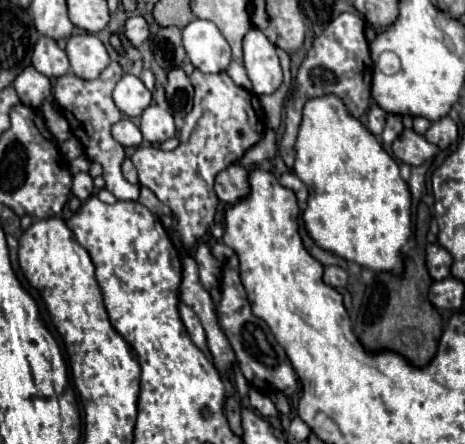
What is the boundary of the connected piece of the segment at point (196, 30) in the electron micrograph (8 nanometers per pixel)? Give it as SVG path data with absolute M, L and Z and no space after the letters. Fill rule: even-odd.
M195 18L189 26L185 26L183 46L191 64L205 74L225 72L229 68L231 48L219 28L209 20Z

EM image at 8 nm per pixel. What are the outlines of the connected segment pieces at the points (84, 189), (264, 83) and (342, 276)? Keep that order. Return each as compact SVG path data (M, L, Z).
M79 172L73 176L73 194L81 202L85 202L93 194L93 178L89 176L89 172Z
M251 28L243 38L243 60L255 94L273 94L281 86L283 72L275 46L257 28Z
M327 266L325 274L323 274L323 282L333 286L333 288L341 288L347 284L347 272L343 268L337 268L337 266Z

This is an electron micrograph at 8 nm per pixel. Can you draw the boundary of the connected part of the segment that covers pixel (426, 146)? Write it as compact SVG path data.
M403 130L403 134L393 142L393 156L409 166L421 166L425 160L433 158L439 148L429 144L423 136L413 130Z

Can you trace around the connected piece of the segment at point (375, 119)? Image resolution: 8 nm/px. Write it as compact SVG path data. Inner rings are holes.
M373 106L373 108L369 110L369 122L367 122L367 128L369 128L375 136L381 136L383 126L385 126L385 118L387 118L387 112L383 112L379 106Z

